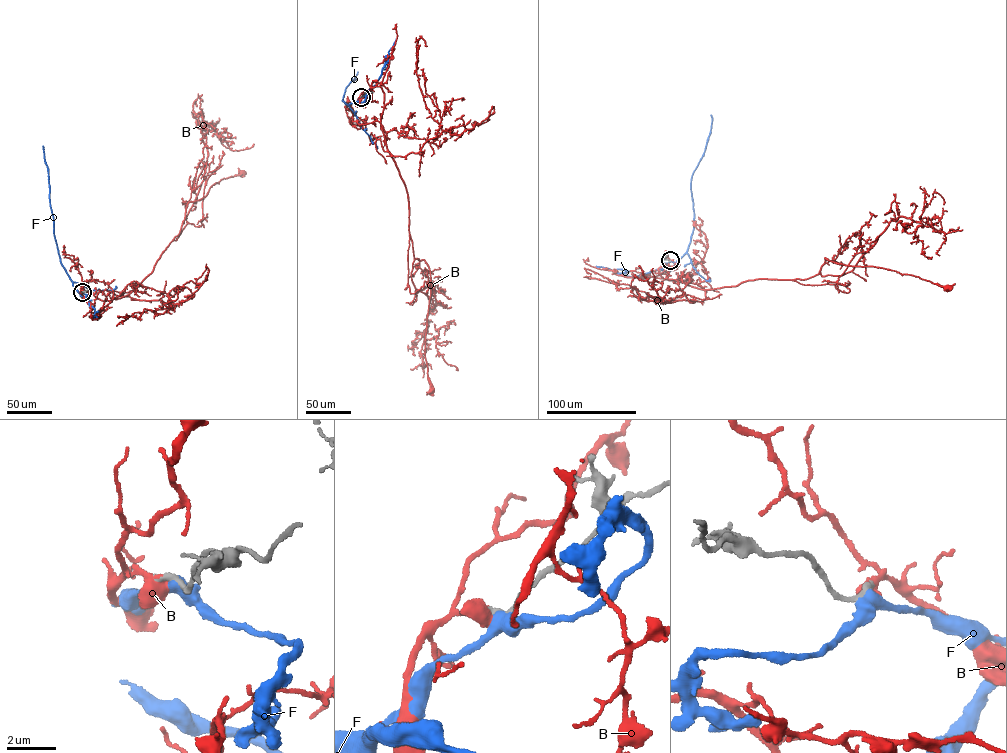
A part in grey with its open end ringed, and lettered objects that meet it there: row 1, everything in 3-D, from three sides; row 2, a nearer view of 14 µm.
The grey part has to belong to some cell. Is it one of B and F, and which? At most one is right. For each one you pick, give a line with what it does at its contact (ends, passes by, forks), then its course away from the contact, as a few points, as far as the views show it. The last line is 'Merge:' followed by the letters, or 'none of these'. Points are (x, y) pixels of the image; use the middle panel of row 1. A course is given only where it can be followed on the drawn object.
B: It passes by. Its course: (361, 97), (357, 106), (370, 87), (384, 93), (380, 124), (406, 187), (414, 257), (430, 272), (432, 390)
Merge: B

